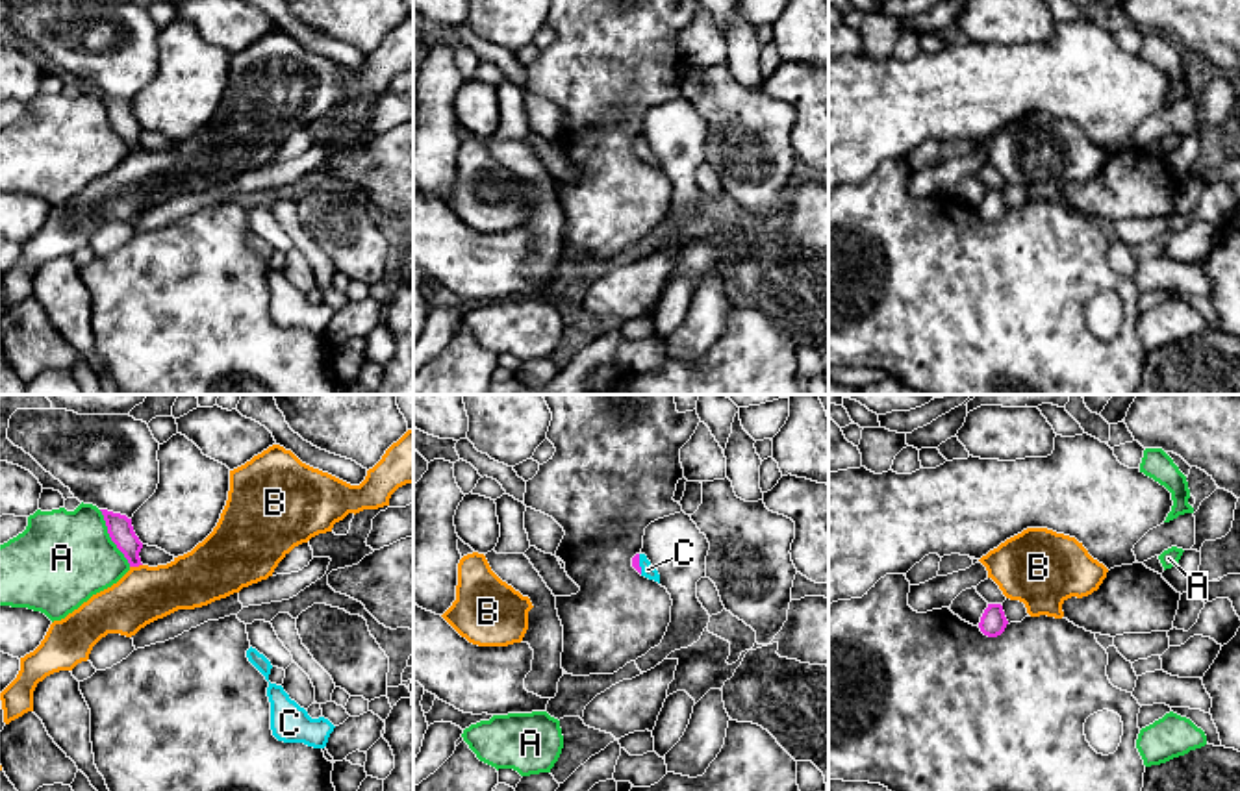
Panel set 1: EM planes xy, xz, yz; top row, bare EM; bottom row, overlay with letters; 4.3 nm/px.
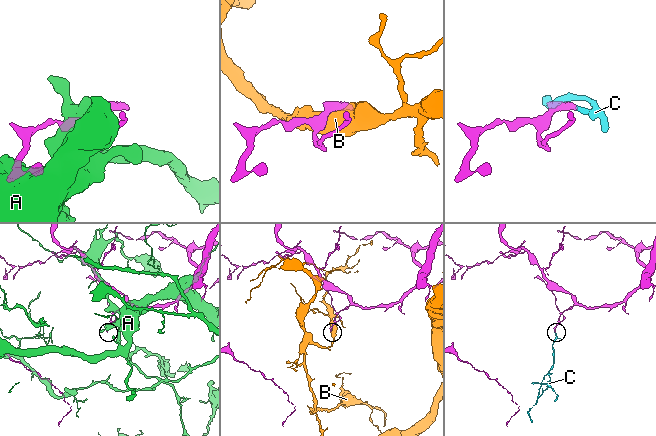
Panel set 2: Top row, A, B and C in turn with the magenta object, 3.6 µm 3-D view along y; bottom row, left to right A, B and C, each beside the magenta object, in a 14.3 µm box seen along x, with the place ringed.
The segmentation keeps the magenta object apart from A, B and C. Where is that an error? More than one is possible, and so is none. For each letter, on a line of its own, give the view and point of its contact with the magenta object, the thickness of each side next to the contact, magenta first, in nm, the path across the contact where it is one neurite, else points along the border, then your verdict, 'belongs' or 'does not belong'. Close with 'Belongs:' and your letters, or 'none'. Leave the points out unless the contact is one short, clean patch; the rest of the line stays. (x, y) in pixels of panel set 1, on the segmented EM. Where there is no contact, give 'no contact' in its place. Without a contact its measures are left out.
A: contact xy (110, 536); calibres 110 and 400 nm; does not belong
B: contact xy (136, 565); calibres 110 and 240 nm; border xy (141, 564), (130, 567); does not belong
C: contact xz (638, 564); calibres 30 and 60 nm; way xz (636, 558), (638, 564), (647, 569); belongs
Belongs: C

